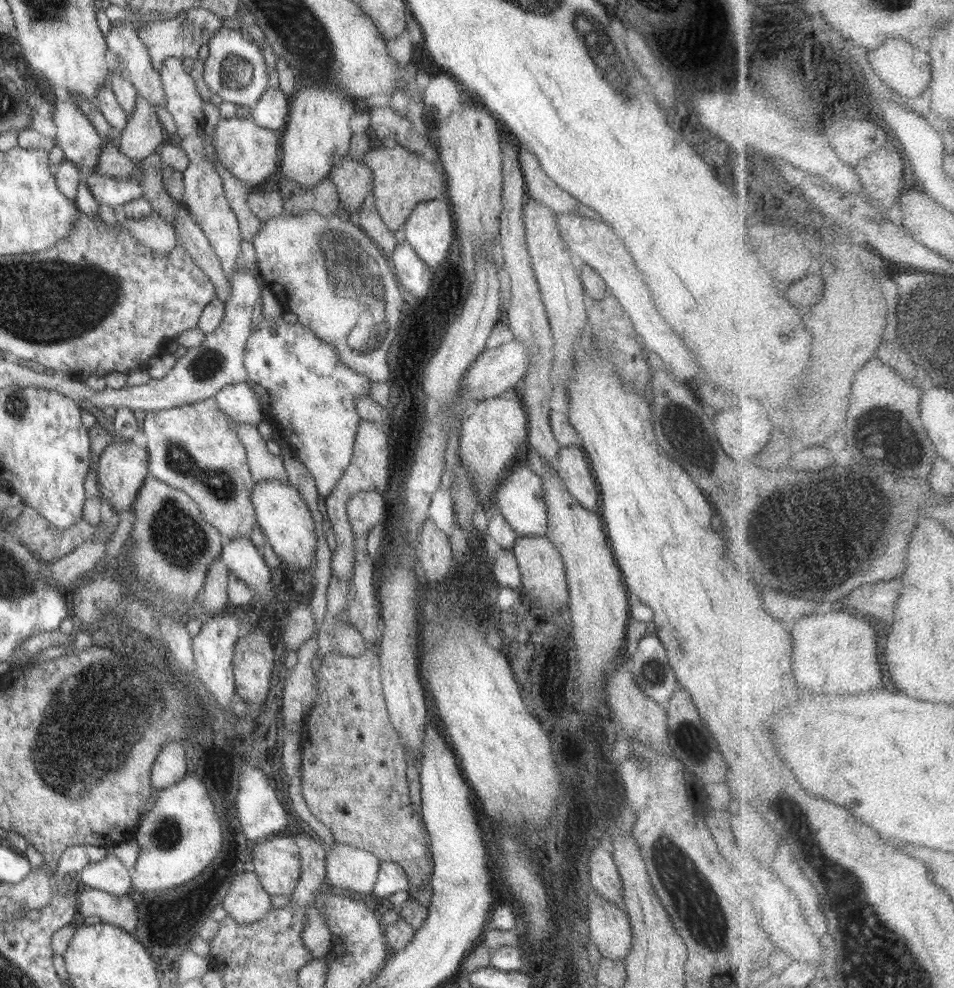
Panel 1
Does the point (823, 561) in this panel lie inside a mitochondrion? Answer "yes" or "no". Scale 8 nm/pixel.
yes

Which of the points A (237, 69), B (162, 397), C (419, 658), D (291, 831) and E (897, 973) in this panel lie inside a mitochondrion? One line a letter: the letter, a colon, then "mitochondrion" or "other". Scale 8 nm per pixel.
A: mitochondrion
B: other
C: other
D: other
E: mitochondrion

